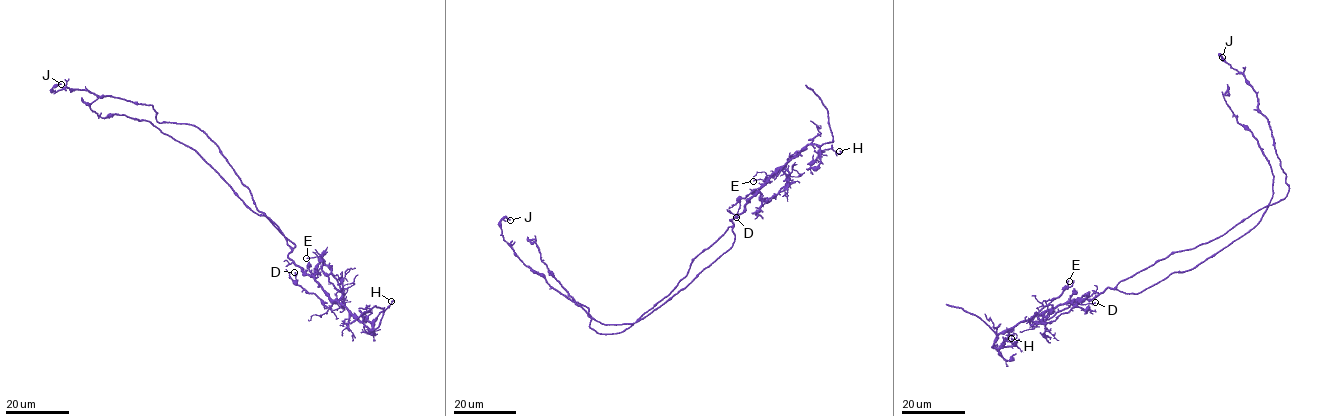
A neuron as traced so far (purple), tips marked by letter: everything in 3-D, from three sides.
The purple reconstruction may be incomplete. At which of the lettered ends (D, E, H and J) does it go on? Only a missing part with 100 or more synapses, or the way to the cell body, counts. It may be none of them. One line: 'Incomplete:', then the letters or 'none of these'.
Incomplete: none of these

